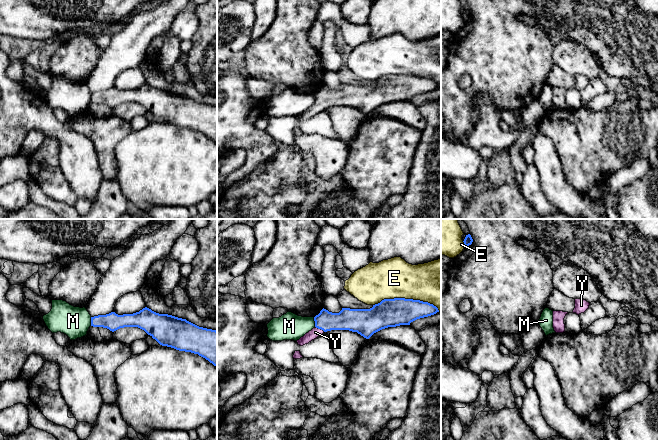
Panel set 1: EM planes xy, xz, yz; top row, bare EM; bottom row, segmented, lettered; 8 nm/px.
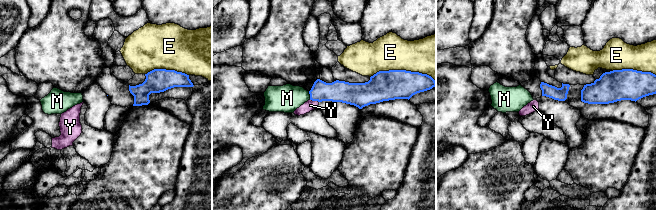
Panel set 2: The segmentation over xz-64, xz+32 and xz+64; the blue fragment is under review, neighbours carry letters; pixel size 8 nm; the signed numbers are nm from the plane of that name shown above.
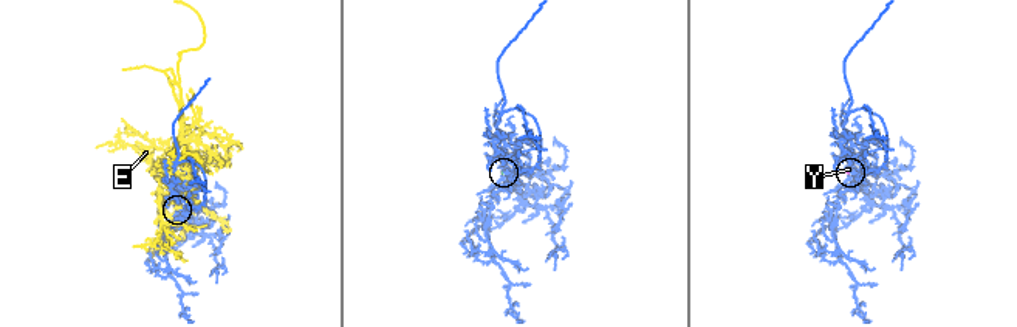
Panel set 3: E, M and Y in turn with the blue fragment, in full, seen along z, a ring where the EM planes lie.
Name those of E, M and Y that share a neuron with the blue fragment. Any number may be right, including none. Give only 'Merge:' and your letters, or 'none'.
Merge: Y

